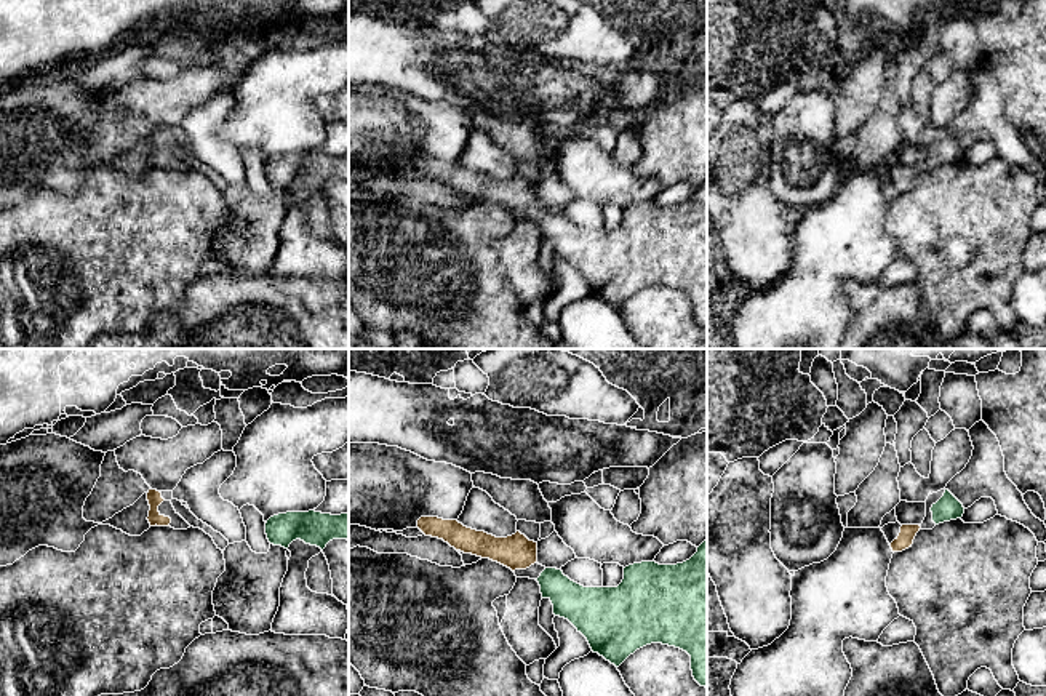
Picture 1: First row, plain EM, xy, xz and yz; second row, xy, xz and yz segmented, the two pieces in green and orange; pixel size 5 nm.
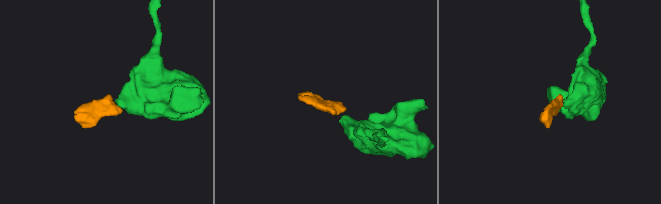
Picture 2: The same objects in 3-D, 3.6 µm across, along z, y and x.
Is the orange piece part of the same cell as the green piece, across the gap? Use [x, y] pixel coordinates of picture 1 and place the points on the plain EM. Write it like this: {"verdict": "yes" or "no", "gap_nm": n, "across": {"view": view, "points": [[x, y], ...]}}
{"verdict": "yes", "gap_nm": 60, "across": {"view": "xz", "points": [[544, 212], [536, 202]]}}

